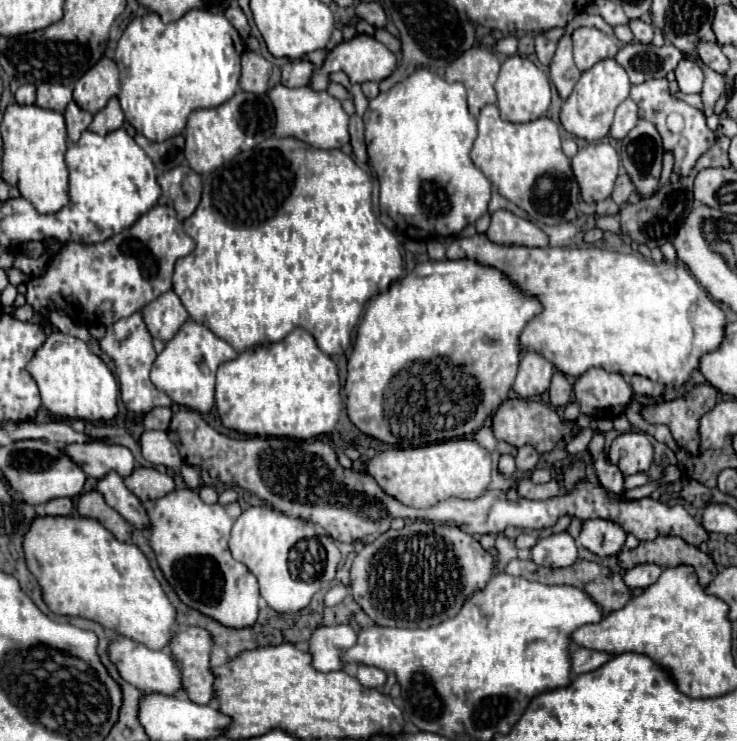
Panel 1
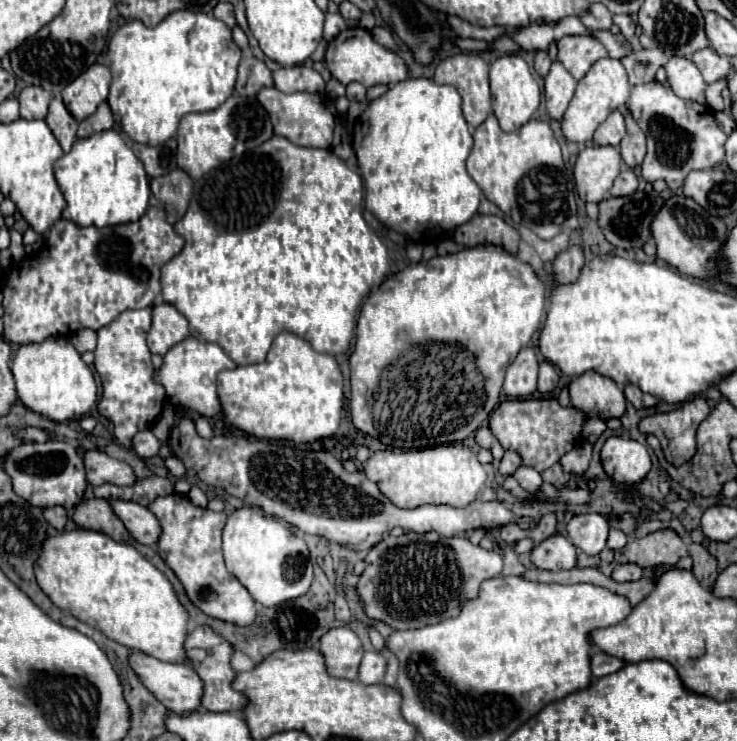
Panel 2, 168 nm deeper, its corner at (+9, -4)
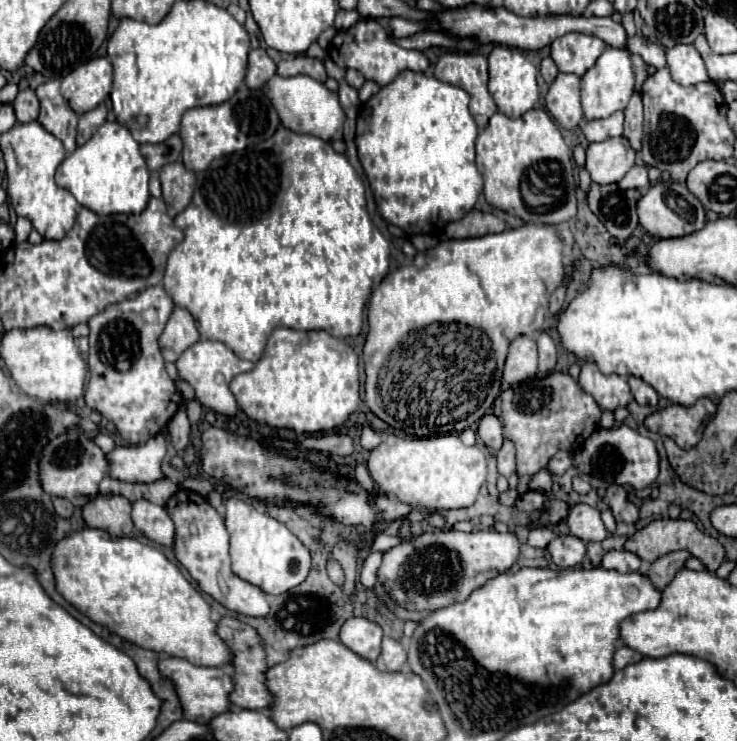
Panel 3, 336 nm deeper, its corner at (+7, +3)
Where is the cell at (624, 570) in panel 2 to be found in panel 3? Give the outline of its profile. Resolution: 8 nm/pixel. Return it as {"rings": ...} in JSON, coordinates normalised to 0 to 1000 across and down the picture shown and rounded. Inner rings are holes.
{"rings":[[[843,741],[843,744],[821,746],[815,762],[821,768],[832,768],[832,771],[840,771],[840,773],[859,773],[859,771],[867,771],[870,754],[862,746],[853,746],[853,744]]]}

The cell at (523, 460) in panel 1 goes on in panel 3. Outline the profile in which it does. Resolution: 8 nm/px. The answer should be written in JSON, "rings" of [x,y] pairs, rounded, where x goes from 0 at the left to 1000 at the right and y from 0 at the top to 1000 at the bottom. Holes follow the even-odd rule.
{"rings":[[[685,592],[682,603],[674,611],[674,633],[685,644],[691,644],[699,636],[699,601],[691,592]]]}

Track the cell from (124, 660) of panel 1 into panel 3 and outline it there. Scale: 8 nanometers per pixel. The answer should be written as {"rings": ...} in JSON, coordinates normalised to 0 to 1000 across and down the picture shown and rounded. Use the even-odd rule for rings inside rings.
{"rings":[[[240,887],[216,889],[213,897],[216,897],[216,908],[235,919],[235,927],[237,927],[243,949],[248,954],[251,970],[281,978],[286,973],[286,968],[308,960],[311,935],[316,930],[316,916],[313,916],[311,903],[305,903],[305,900],[267,900],[251,889],[240,889]]]}

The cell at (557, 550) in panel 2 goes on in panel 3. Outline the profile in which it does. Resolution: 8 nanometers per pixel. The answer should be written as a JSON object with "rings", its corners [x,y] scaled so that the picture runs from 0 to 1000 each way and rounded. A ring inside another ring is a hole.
{"rings":[[[756,722],[739,741],[758,768],[777,765],[794,752],[794,733],[777,722]]]}

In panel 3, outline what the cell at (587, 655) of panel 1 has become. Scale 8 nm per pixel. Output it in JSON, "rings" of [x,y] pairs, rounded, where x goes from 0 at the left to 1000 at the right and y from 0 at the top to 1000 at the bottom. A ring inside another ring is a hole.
{"rings":[[[840,873],[837,879],[834,879],[834,884],[832,884],[832,900],[834,903],[845,903],[848,897],[853,897],[853,895],[864,895],[864,892],[870,892],[872,889],[872,884],[870,881],[864,881],[864,879],[859,879],[859,876],[853,876],[853,873]]]}

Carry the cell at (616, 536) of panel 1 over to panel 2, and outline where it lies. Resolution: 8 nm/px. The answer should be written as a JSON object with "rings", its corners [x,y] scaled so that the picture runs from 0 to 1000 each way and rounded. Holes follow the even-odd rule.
{"rings":[[[786,694],[777,696],[769,707],[769,721],[775,731],[799,750],[813,748],[824,731],[826,707],[815,694]]]}

